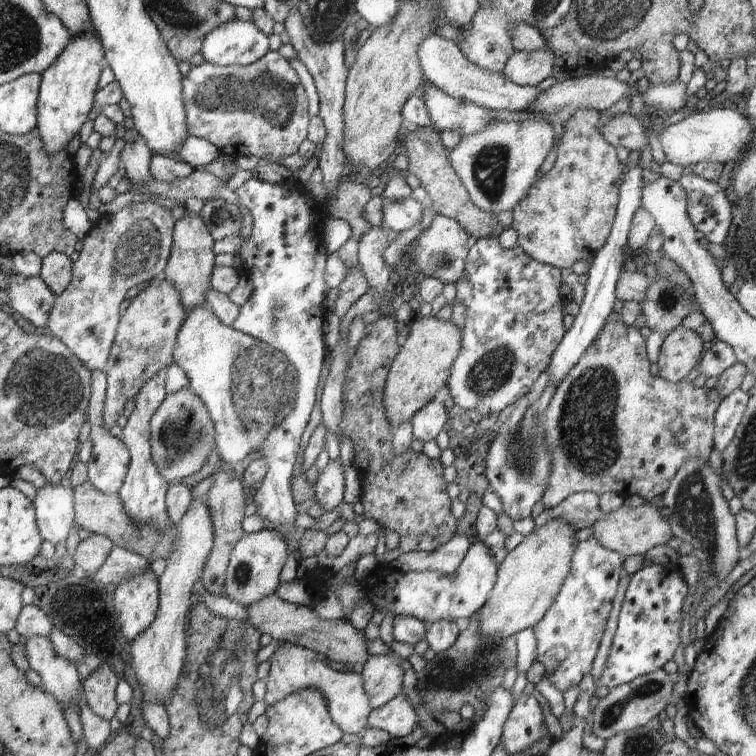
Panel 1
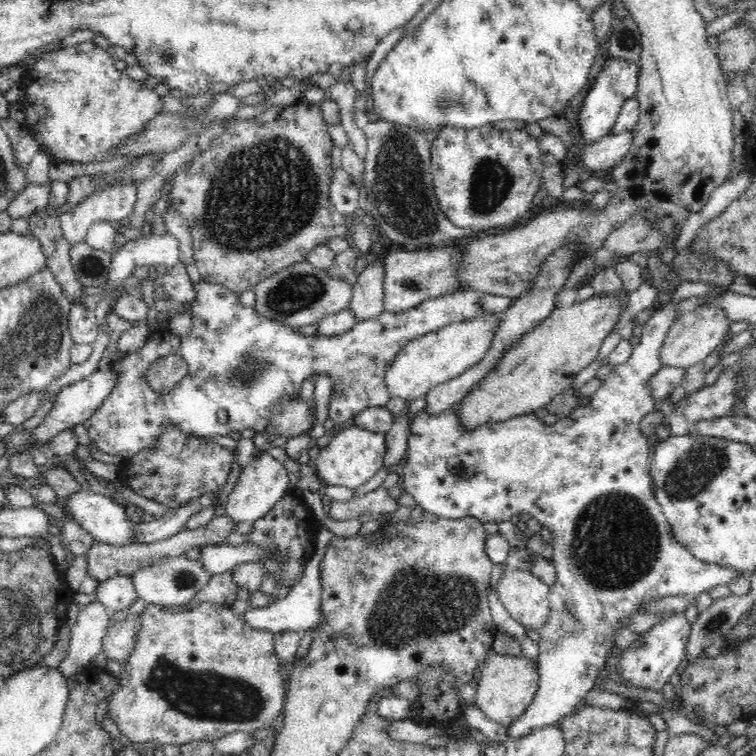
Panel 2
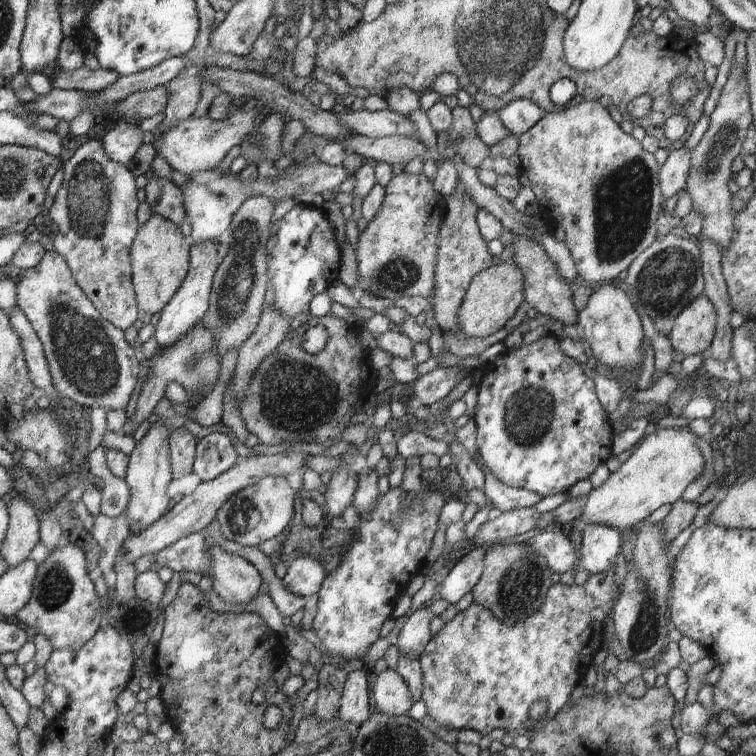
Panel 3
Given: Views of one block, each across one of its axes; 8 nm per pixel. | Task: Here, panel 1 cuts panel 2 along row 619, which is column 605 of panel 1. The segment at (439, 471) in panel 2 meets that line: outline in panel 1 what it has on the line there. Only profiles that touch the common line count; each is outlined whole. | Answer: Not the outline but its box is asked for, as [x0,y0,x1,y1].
[534,538,625,692]

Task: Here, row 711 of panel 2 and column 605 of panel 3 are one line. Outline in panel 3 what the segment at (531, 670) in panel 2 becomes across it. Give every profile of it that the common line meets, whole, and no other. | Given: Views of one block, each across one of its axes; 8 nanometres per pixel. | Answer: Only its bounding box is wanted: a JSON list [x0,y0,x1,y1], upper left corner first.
[582,428,704,530]

